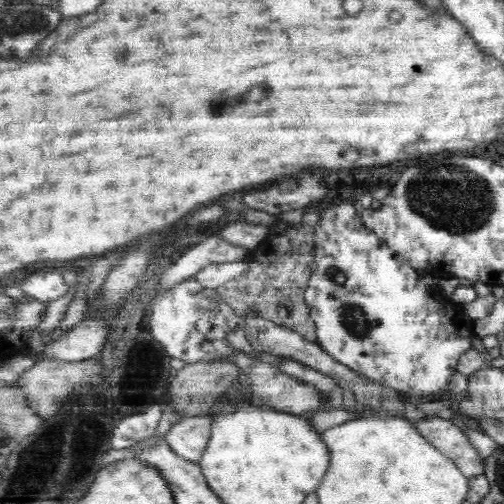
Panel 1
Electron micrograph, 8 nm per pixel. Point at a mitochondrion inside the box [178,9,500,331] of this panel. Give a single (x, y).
(455, 200)

